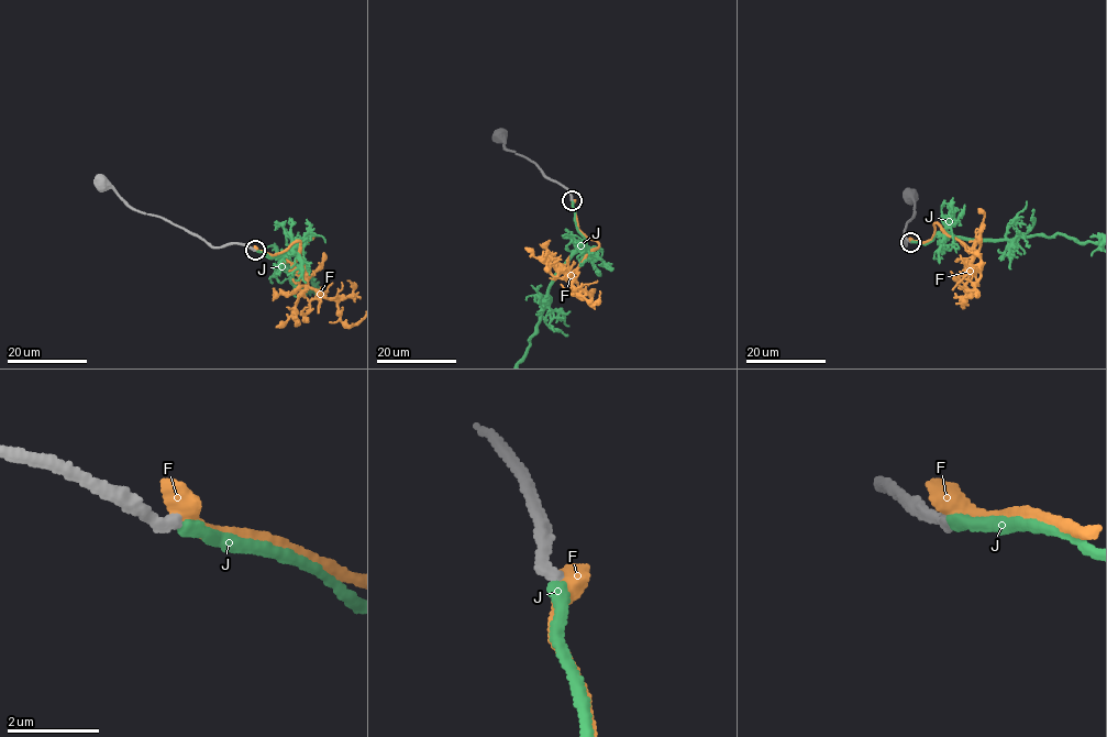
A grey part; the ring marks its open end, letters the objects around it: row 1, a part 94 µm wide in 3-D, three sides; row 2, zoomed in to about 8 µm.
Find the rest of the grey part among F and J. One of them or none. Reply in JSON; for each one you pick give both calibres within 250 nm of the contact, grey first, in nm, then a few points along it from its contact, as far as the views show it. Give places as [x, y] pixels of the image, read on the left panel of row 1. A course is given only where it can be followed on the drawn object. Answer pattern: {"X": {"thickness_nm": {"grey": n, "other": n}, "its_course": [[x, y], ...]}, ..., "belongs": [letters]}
{"J": {"thickness_nm": {"grey": 260, "other": 260}}, "belongs": ["J"]}

